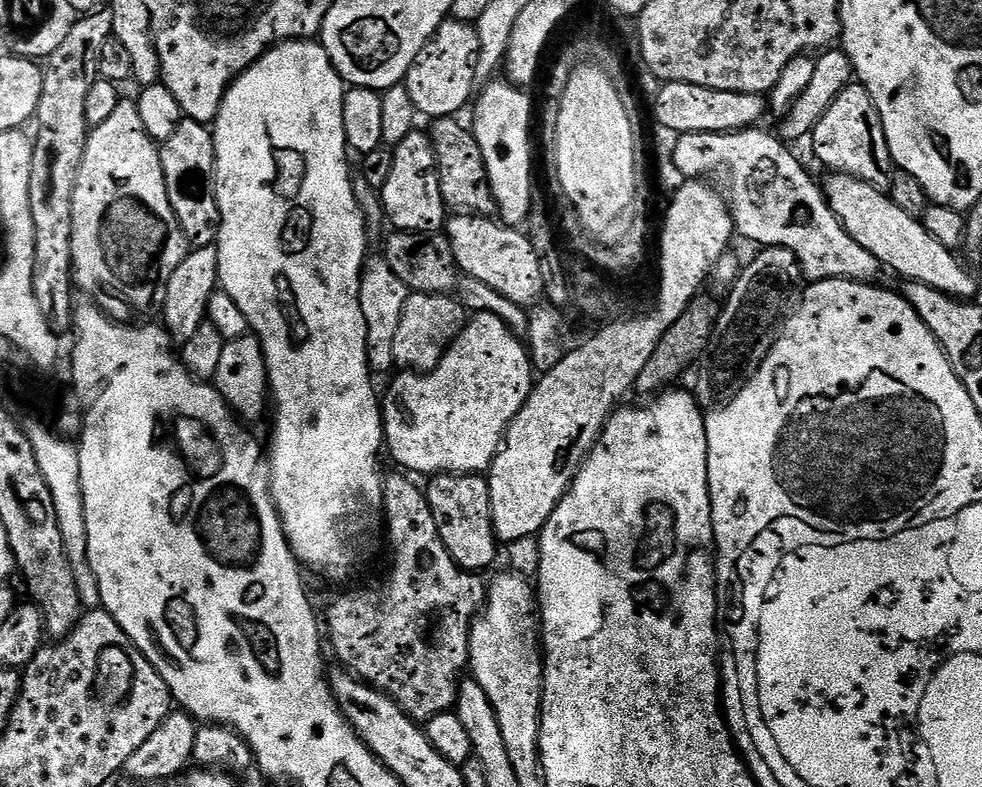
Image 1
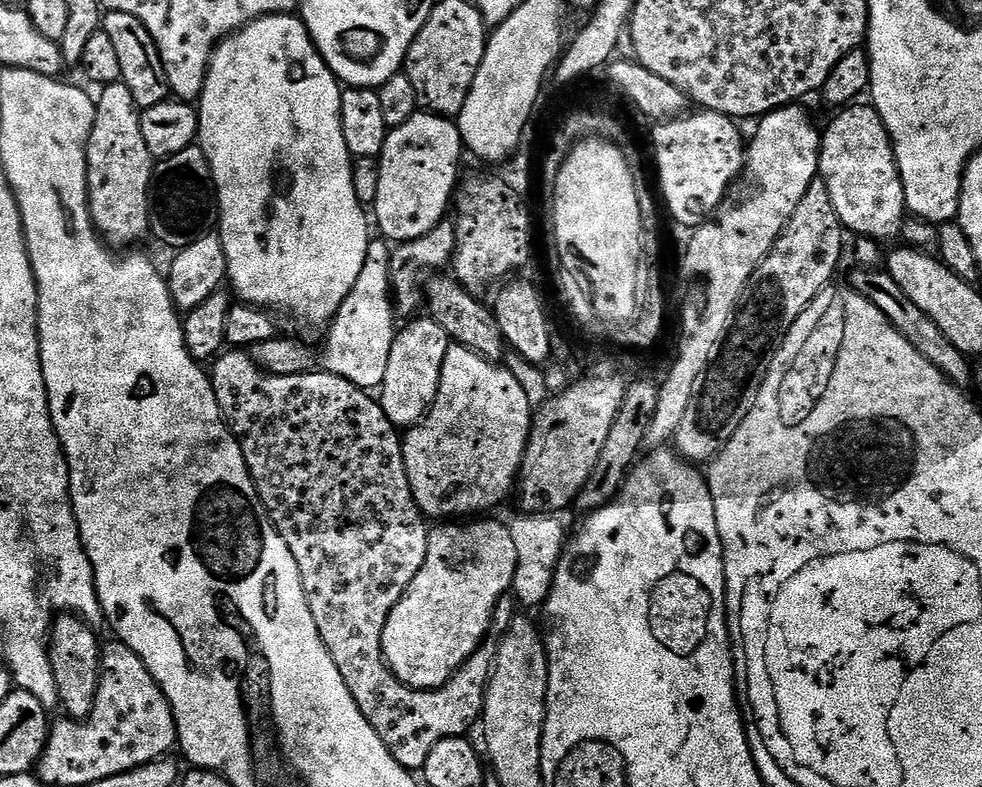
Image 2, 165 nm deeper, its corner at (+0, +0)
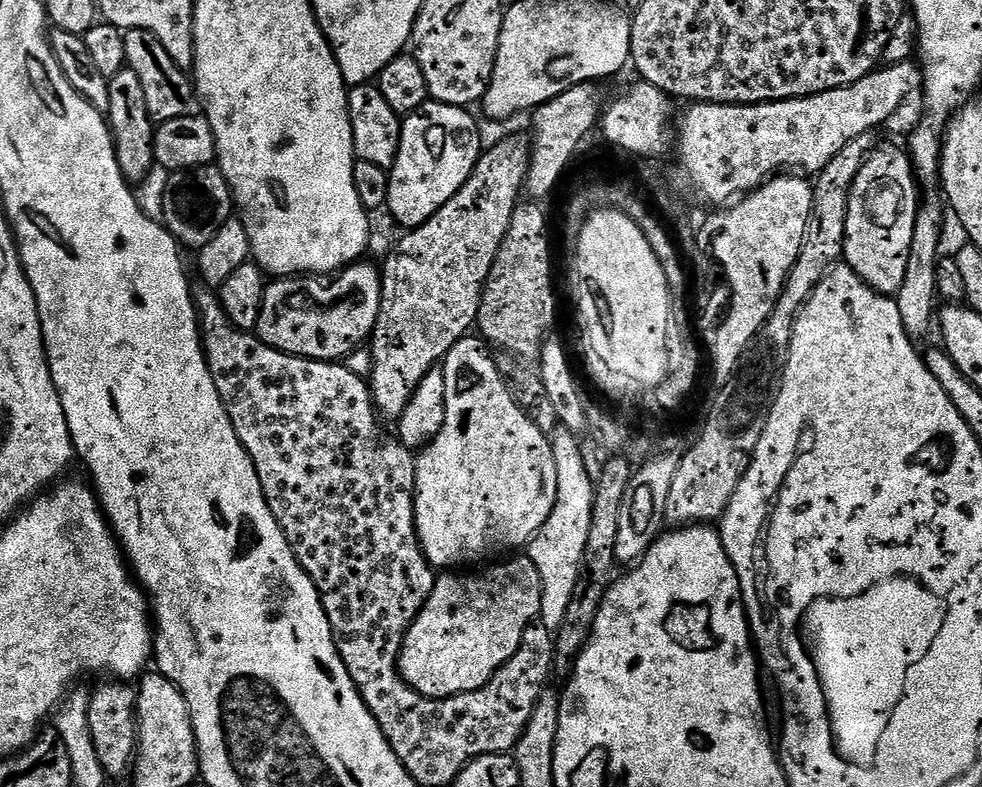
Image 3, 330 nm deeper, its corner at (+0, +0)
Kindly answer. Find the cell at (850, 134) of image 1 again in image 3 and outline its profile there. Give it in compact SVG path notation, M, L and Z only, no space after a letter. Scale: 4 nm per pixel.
M881 143L869 152L854 178L844 223L843 263L881 294L895 294L906 278L910 242L914 242L918 181L909 153L903 147Z

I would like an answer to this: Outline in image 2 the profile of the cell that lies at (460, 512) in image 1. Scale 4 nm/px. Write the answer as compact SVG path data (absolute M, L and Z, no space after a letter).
M468 518L463 522L437 523L440 525L438 525L437 528L435 525L428 534L428 553L426 554L426 562L422 562L422 570L418 570L414 582L410 582L410 586L406 586L406 594L402 594L402 598L394 606L394 610L390 610L388 620L384 624L384 633L382 634L384 662L405 688L435 690L444 687L444 685L452 681L453 674L455 674L471 656L476 655L476 652L485 643L484 639L487 638L488 631L494 628L498 602L503 596L507 596L512 592L512 583L518 570L518 549L514 546L514 534L507 523L503 524L500 520L488 519L492 518Z

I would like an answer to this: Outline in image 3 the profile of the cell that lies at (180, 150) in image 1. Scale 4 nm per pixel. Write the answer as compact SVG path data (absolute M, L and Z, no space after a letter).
M215 163L203 164L173 172L164 184L164 216L162 223L176 243L185 249L198 250L218 234L218 230L234 212L232 191Z

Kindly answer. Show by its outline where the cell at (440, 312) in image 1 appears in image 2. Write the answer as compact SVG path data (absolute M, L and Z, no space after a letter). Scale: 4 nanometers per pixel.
M417 317L405 329L397 333L391 347L386 376L380 387L378 399L386 416L399 428L409 428L420 423L425 413L432 408L441 384L442 363L452 341L432 317Z

